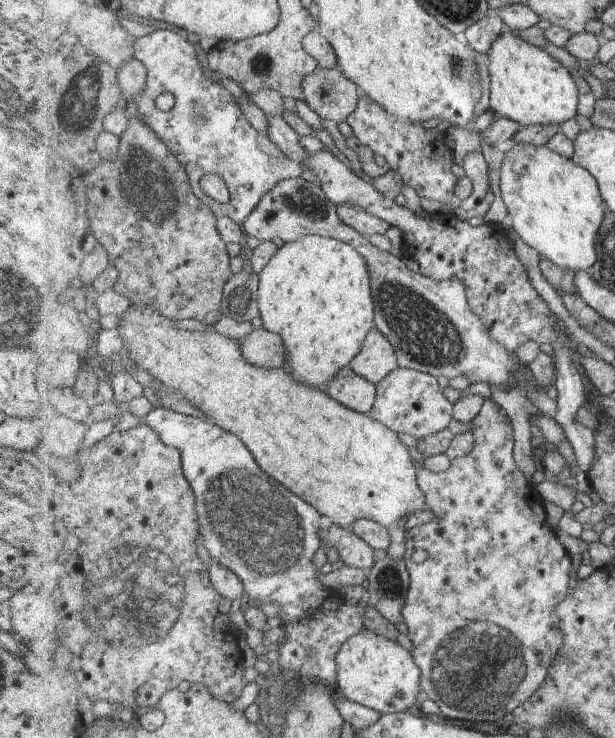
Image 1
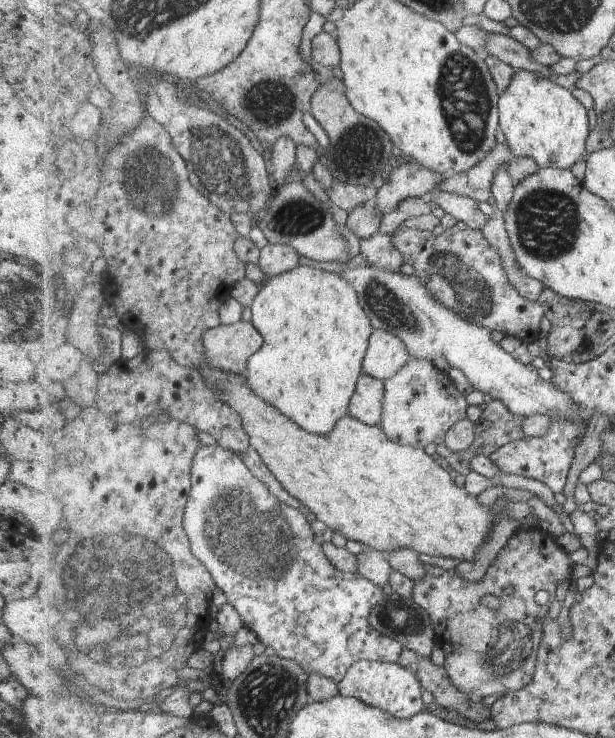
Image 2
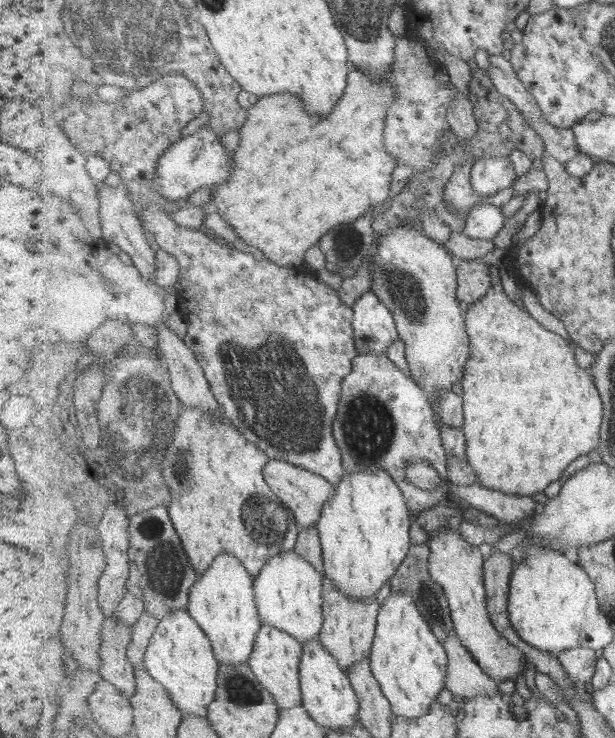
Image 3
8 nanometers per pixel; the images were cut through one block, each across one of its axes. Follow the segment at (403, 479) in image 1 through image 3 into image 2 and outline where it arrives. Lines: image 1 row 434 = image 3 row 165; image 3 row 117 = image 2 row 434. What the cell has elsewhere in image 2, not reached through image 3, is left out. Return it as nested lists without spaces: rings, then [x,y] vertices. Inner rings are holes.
[[[209,369],[211,375],[204,377],[205,382],[213,388],[213,392],[219,392],[224,403],[241,415],[250,446],[273,472],[280,486],[334,533],[341,533],[348,540],[356,540],[365,548],[377,551],[413,548],[421,554],[455,558],[461,562],[473,560],[477,550],[488,540],[489,532],[497,522],[493,507],[479,504],[479,500],[471,496],[465,487],[457,486],[453,482],[453,474],[441,468],[422,448],[392,441],[381,426],[365,424],[351,414],[343,416],[337,428],[327,436],[309,434],[280,409],[257,396],[249,386],[246,374]]]

